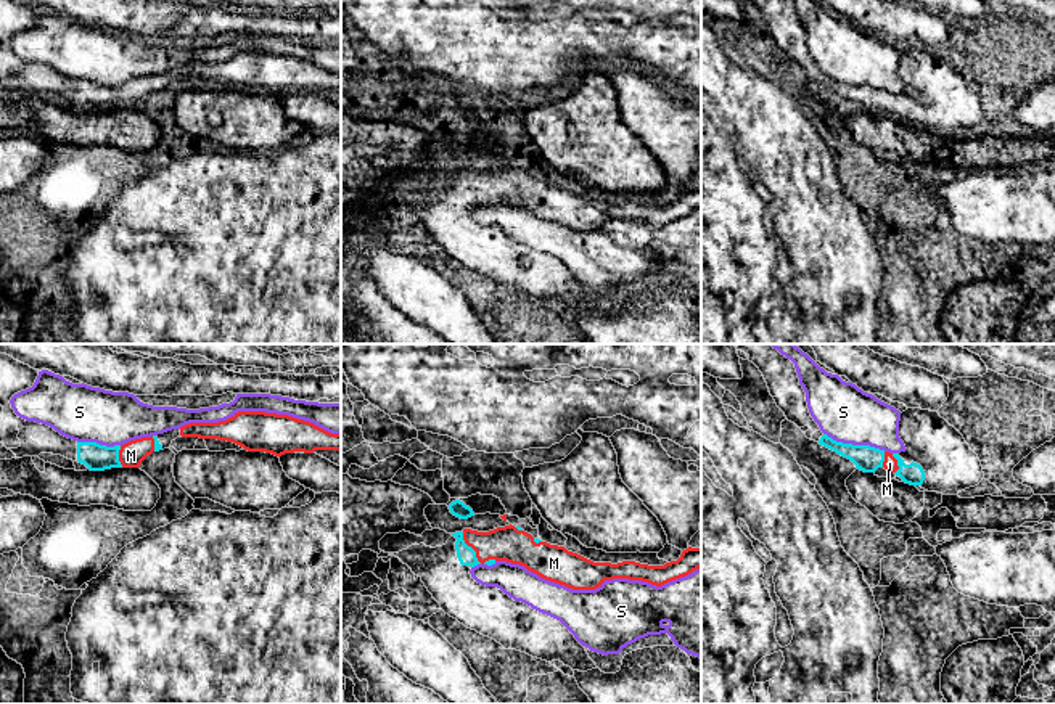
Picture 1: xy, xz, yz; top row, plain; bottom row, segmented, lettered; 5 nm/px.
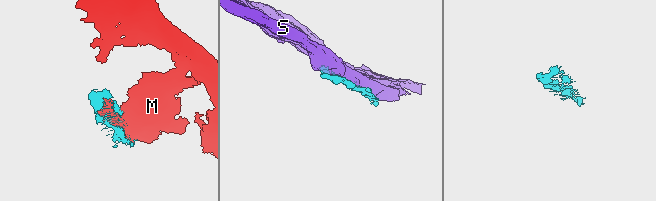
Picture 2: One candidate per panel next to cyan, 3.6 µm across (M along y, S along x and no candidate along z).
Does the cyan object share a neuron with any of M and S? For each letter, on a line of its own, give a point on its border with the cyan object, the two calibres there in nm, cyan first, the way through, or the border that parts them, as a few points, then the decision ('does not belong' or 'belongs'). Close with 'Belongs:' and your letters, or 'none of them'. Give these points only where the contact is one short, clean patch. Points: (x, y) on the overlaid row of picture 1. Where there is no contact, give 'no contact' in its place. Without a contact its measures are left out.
M: xz (475, 555) | 90/180 nm | belongs
S: yz (854, 446) | 130/280 nm | does not belong
Belongs: M

